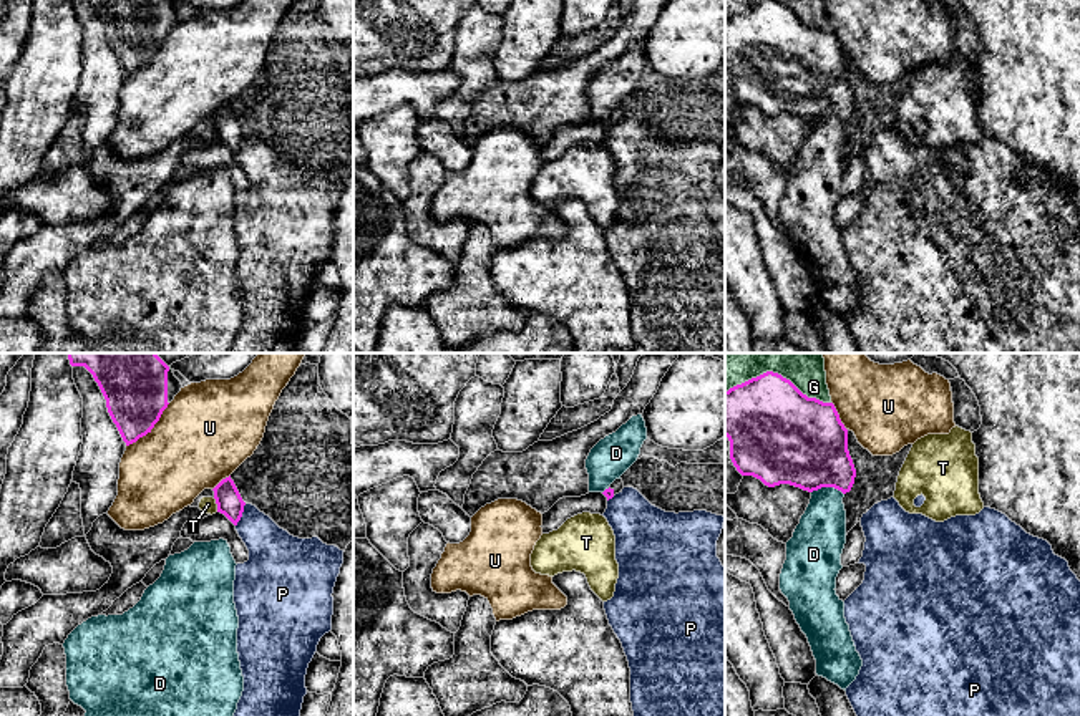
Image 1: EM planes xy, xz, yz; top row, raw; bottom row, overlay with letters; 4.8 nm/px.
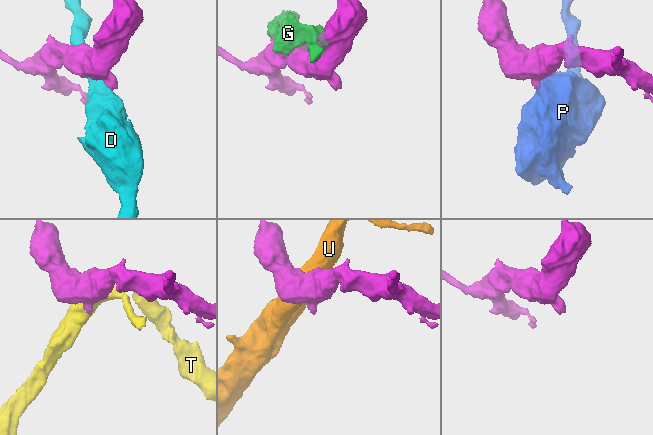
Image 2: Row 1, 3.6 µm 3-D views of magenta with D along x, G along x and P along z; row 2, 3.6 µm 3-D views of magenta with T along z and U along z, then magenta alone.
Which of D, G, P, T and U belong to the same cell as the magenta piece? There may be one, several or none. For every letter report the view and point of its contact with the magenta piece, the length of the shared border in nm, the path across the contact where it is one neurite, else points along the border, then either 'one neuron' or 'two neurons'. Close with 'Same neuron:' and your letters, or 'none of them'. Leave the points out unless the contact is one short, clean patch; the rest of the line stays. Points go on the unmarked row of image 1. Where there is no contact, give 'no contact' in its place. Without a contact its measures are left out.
D: yz (828, 115) | 160 nm | two neurons
G: yz (800, 20) | 320 nm | two neurons
P: xy (241, 145) | 120 nm | along xy (246, 133), (236, 154) | two neurons
T: xy (216, 131) | 80 nm | along xy (213, 126), (218, 140) | two neurons
U: xy (151, 57) | 300 nm | two neurons
Same neuron: none of them

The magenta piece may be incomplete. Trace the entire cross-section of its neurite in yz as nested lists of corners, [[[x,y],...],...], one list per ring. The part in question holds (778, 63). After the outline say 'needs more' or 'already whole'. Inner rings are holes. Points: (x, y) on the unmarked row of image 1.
[[[778,2],[725,20],[725,65],[737,99],[768,116],[834,116],[846,123],[854,113],[848,58],[834,33],[808,27]]] | already whole

